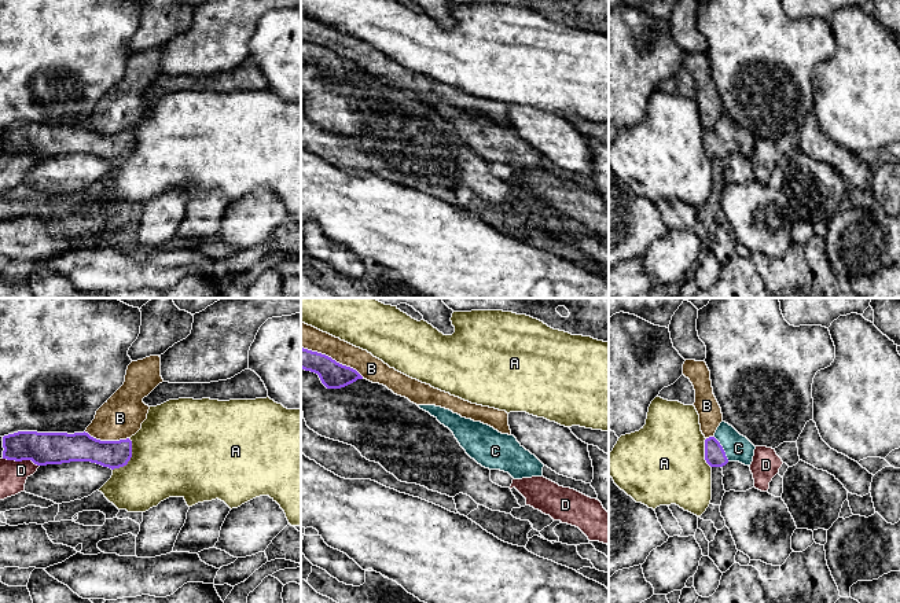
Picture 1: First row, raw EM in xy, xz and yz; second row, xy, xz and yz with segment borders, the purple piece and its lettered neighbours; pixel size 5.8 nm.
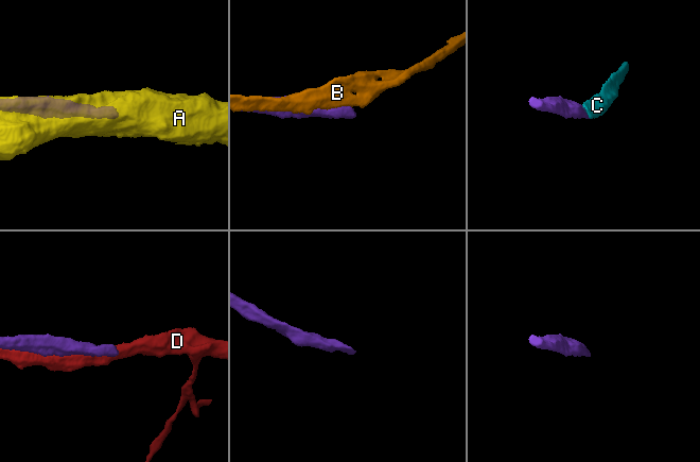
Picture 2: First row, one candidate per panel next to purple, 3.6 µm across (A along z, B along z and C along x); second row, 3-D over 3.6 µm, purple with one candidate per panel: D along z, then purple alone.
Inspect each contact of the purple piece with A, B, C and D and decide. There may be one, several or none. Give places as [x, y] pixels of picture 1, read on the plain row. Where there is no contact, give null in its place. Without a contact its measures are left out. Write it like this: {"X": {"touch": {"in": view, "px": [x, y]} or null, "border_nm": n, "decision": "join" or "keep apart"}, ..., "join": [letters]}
{"A": {"touch": {"in": "xy", "px": [131, 149]}, "border_nm": 220, "decision": "keep apart"}, "B": {"touch": {"in": "xz", "px": [331, 51]}, "border_nm": 400, "decision": "keep apart"}, "C": {"touch": {"in": "yz", "px": [722, 140]}, "border_nm": 180, "decision": "join"}, "D": {"touch": {"in": "xy", "px": [21, 153]}, "border_nm": 220, "decision": "keep apart"}, "join": ["C"]}

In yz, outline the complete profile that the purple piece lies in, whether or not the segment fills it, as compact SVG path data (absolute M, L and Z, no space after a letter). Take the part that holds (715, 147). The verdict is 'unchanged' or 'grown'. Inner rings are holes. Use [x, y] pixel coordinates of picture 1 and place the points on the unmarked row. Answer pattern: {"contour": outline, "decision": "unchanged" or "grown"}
{"contour": "M721 114L713 129L705 132L705 152L710 159L723 159L728 154L752 157L756 139L732 118Z", "decision": "grown"}

